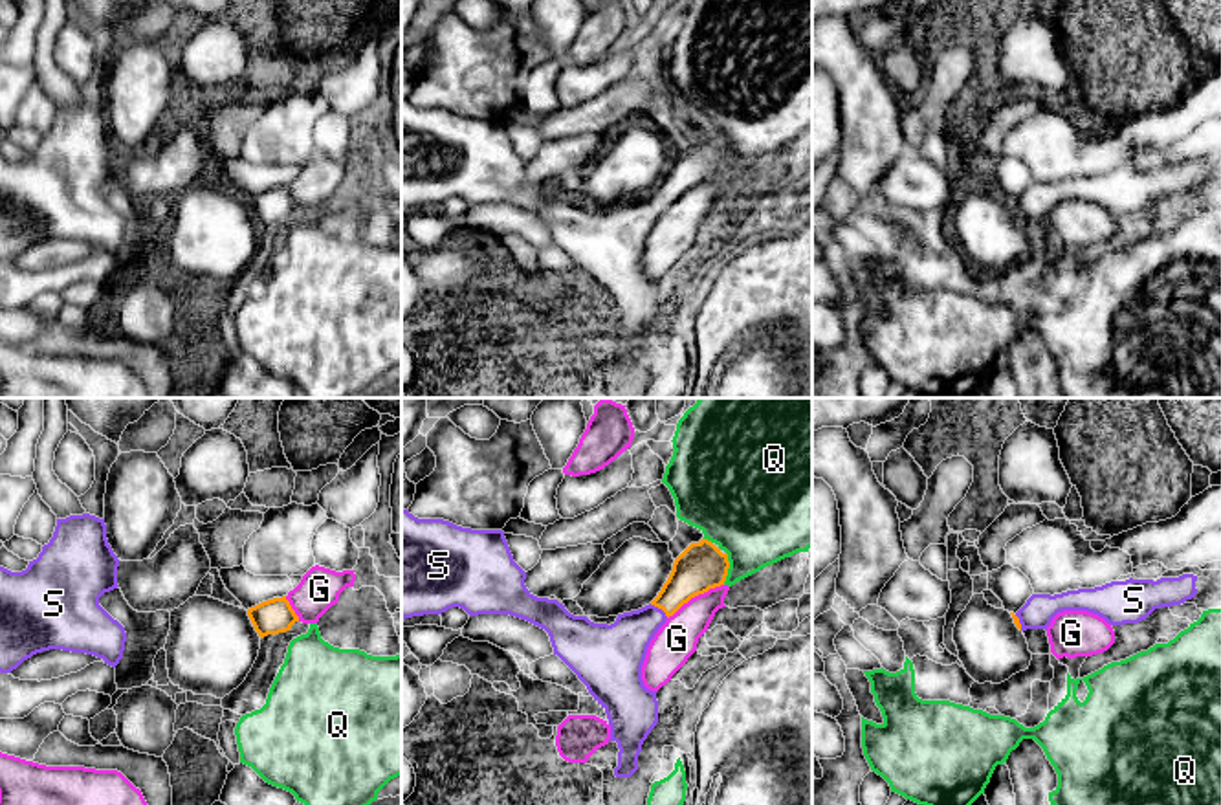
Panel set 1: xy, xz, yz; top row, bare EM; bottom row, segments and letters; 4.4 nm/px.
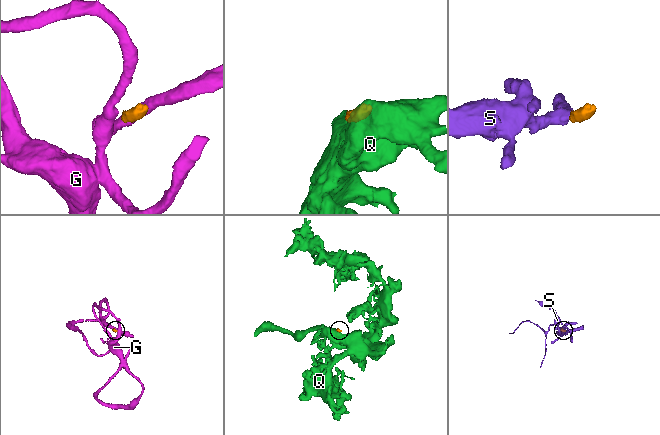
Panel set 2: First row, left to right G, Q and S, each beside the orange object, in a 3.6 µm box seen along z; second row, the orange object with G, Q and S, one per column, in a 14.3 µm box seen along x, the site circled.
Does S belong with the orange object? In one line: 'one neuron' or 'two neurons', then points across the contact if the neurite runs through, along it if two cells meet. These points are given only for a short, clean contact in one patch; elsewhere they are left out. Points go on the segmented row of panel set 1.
one neuron; way xz (699, 567), (659, 607), (620, 648)

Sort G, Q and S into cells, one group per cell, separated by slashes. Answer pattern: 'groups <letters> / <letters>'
groups G / Q / S

